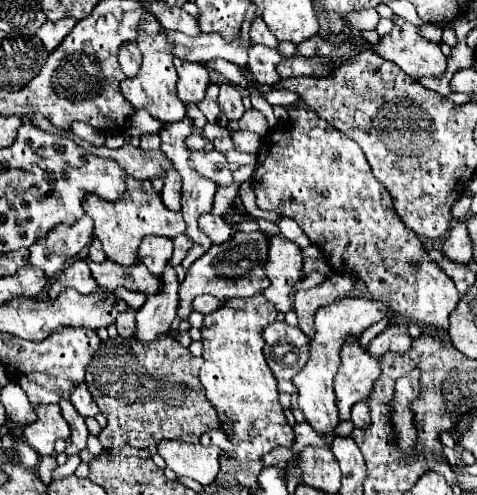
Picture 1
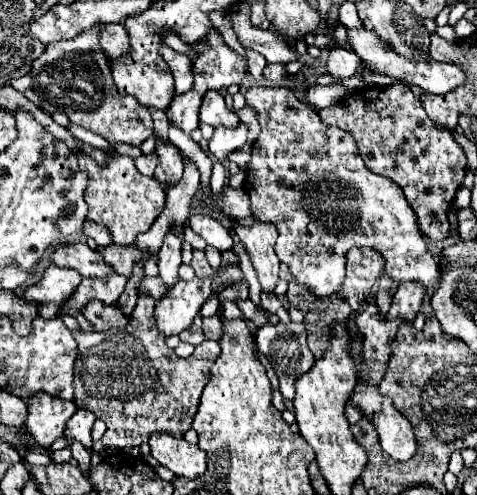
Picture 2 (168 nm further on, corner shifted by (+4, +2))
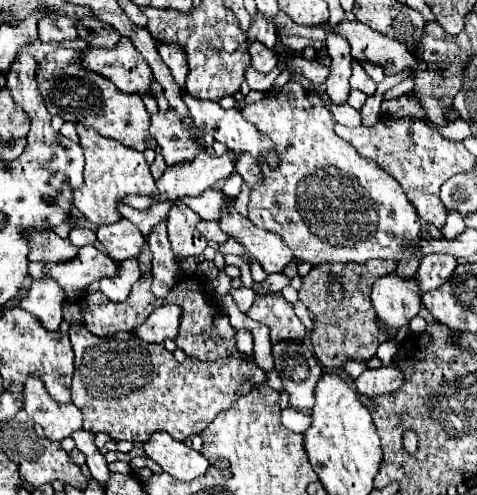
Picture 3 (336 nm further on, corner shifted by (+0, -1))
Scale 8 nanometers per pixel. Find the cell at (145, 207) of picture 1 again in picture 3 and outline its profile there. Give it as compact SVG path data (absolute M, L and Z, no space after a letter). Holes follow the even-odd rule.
M78 127L80 135L80 147L84 149L86 165L84 165L84 185L74 191L74 207L94 225L108 225L122 219L118 205L128 195L146 195L156 197L158 187L154 177L150 175L148 163L140 151L128 149L116 139L106 139L98 135L96 131L86 131L84 127Z

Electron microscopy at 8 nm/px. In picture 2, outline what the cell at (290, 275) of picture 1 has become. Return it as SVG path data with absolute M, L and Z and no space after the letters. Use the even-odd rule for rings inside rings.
M274 224L236 226L234 234L246 248L262 288L274 290L274 286L278 282L278 272L280 272L280 260L274 252L274 244L276 244L276 236L278 236Z

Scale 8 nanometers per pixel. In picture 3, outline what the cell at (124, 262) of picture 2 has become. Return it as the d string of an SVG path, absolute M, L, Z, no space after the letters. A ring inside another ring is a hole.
M84 245L80 247L78 257L70 263L30 263L28 273L34 279L56 279L66 291L66 297L74 299L72 293L84 289L86 285L104 277L114 277L118 273L118 261L104 251L98 251L94 245Z

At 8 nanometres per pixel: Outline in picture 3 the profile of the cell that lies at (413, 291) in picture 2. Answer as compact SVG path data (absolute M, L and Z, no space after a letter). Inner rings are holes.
M426 255L426 257L422 257L420 267L414 273L414 281L420 287L420 295L442 287L442 283L446 283L446 279L456 269L456 265L458 265L456 257L452 257L452 255Z

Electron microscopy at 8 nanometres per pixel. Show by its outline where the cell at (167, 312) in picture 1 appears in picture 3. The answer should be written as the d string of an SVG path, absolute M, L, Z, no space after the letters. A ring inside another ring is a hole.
M176 203L170 209L168 239L172 243L174 259L178 263L190 255L202 255L206 249L206 239L202 239L202 235L198 235L198 231L196 231L198 221L200 221L200 217L182 203Z

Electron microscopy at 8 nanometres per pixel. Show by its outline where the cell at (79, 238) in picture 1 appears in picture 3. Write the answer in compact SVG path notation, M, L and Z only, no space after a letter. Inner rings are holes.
M120 219L114 225L100 225L98 239L106 245L108 253L112 253L112 257L116 261L122 261L128 257L138 257L140 247L144 243L142 233L126 219Z

